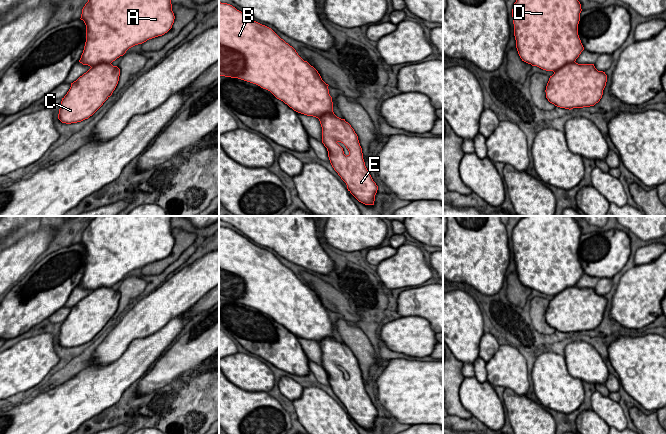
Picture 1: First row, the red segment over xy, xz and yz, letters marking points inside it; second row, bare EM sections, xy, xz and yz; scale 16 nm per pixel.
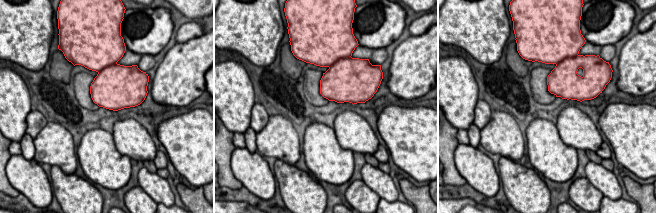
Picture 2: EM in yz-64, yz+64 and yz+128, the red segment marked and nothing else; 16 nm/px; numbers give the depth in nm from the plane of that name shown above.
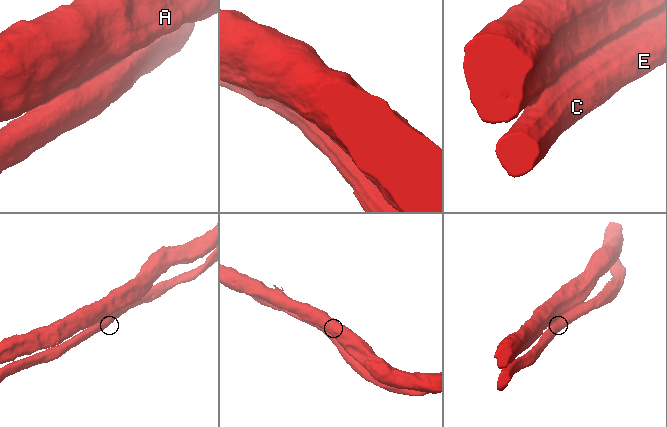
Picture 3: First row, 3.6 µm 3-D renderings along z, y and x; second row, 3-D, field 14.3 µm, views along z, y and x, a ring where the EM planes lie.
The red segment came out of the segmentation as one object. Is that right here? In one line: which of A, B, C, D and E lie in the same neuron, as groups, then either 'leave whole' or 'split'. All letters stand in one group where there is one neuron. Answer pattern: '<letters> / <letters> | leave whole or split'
A B D / C E | split

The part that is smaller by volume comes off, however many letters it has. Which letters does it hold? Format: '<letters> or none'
C, E

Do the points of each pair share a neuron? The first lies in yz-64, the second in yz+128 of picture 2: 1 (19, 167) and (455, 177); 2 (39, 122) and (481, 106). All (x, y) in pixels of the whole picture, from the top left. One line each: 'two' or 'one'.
1: two
2: one

